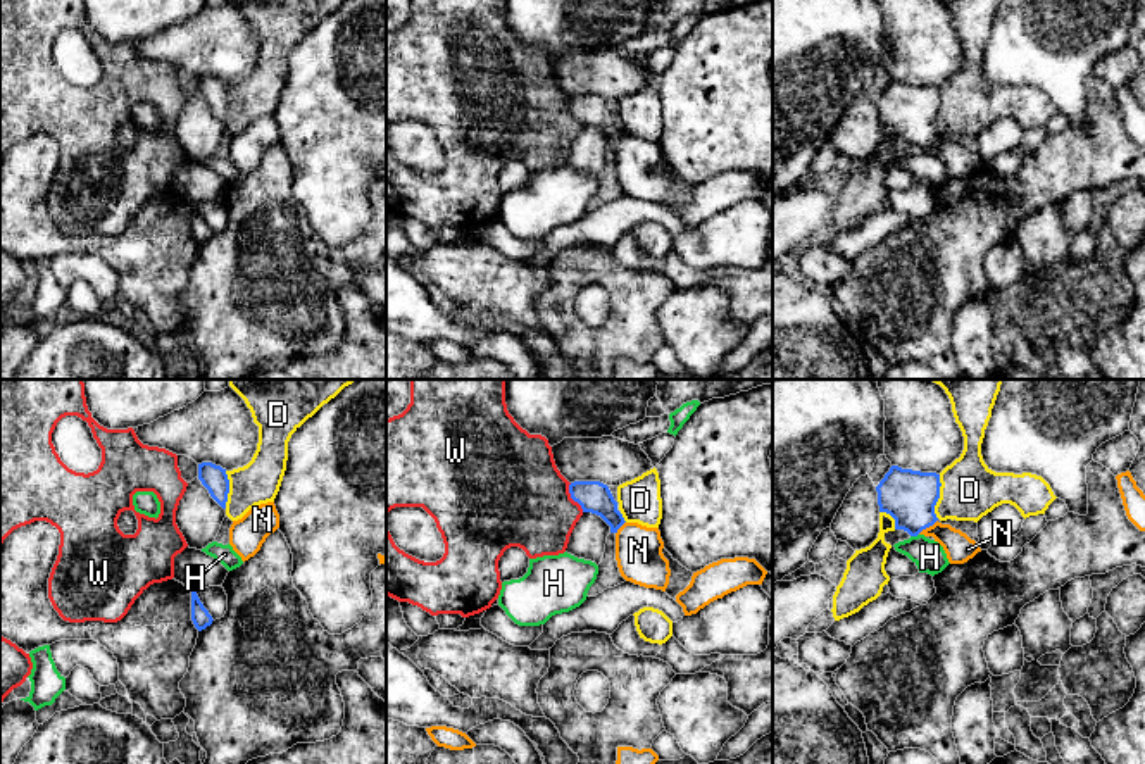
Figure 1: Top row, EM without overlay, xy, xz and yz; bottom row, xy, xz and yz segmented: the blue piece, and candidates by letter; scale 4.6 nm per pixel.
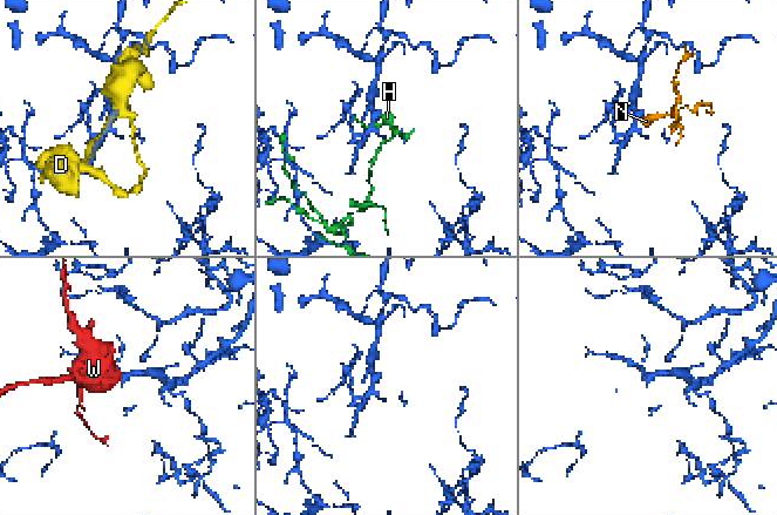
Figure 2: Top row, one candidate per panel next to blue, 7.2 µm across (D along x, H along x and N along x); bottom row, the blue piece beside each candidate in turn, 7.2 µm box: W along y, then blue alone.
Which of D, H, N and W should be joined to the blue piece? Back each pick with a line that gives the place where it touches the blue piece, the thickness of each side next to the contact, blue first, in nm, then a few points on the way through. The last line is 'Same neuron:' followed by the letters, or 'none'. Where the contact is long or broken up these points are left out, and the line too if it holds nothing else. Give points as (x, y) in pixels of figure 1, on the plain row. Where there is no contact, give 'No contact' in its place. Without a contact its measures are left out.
N: Touches blue at yz (926, 140). Thickness 240 nm (blue) against 140 nm. Path across: yz (909, 111), (913, 125), (926, 140), (944, 147), (957, 159)
Same neuron: N

